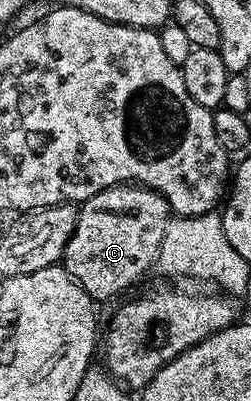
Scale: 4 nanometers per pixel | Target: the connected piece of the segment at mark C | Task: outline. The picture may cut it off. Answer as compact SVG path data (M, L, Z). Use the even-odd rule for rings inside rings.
M138 184L105 188L84 200L78 207L78 212L77 228L73 228L69 244L65 244L61 265L77 284L81 284L81 288L85 288L92 300L115 298L118 294L125 293L150 266L152 269L158 263L161 240L165 240L167 224L173 217L171 205L156 190Z

